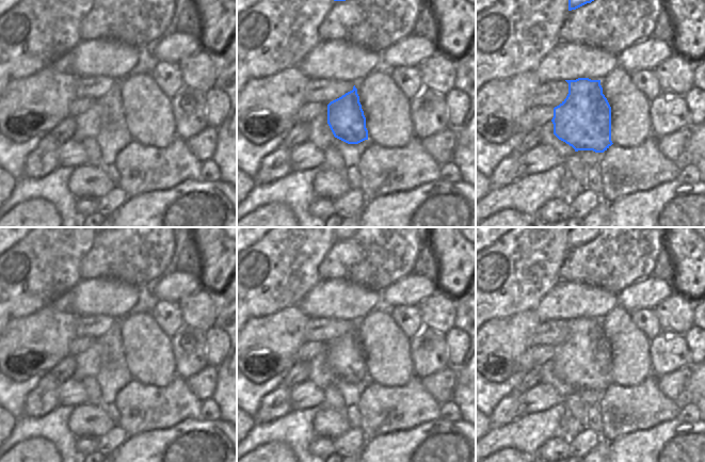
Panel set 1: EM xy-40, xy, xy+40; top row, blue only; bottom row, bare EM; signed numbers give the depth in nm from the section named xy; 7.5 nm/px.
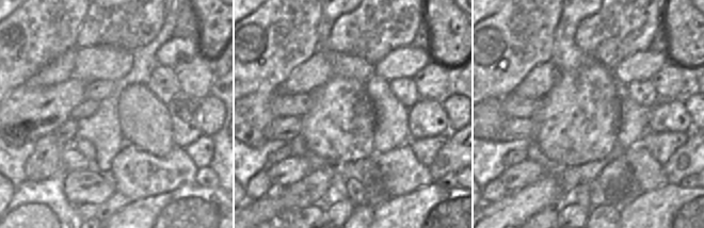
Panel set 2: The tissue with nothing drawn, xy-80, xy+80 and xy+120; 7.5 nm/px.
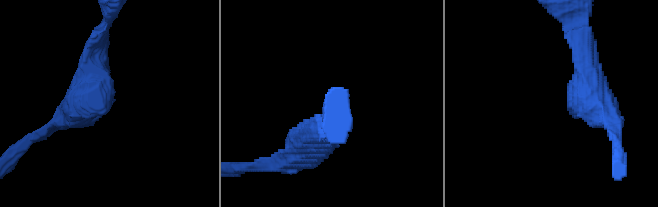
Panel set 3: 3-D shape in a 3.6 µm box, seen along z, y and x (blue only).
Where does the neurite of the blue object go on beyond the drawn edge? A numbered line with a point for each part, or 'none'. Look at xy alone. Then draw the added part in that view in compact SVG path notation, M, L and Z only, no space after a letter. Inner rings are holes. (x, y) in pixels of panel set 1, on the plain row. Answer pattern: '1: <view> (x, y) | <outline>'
none

